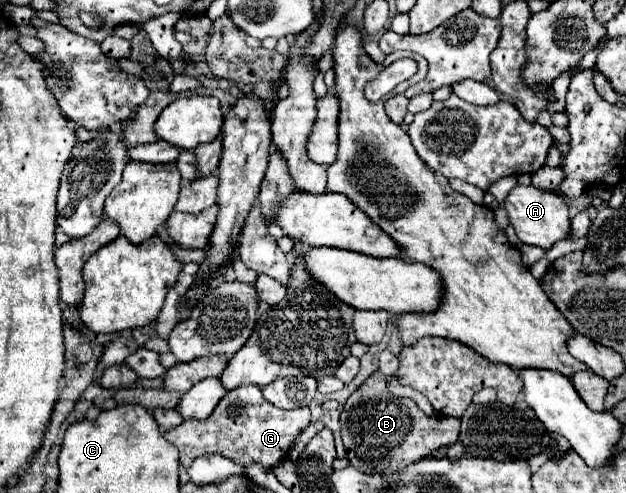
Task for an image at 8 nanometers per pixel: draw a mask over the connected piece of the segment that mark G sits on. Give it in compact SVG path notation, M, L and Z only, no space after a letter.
M244 385L228 391L208 419L184 421L176 429L166 431L164 439L178 447L180 467L184 469L188 469L196 457L208 453L220 453L242 467L262 465L264 469L274 469L288 457L294 441L302 433L302 411L306 411L306 407L294 411L278 409L264 399L260 387Z

